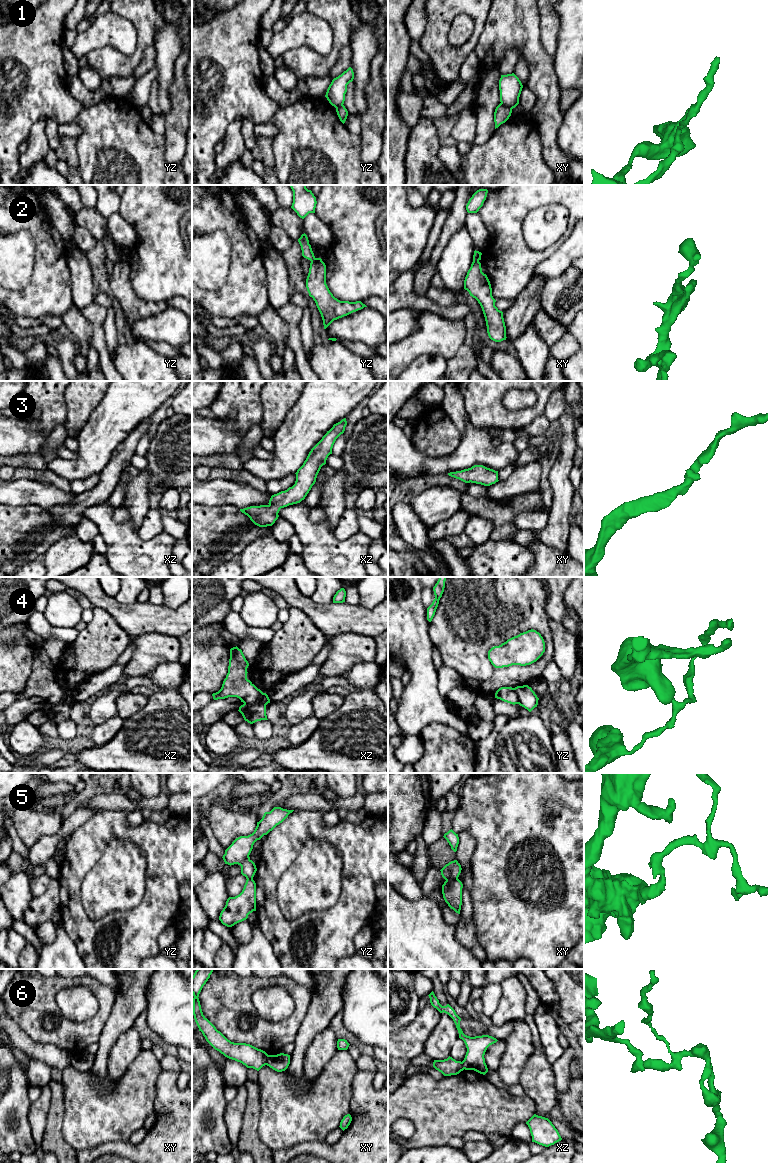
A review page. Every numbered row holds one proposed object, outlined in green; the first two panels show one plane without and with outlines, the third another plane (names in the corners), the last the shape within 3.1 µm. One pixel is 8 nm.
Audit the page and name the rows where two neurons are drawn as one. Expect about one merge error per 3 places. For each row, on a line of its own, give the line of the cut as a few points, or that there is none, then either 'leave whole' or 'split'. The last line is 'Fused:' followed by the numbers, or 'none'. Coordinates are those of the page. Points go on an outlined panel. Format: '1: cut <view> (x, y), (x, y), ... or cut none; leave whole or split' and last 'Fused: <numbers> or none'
1: cut xy (501, 102), (511, 109); split
2: cut xy (473, 259), (478, 261); split
3: cut none; leave whole
4: cut xz (244, 703), (265, 705); split
5: cut xy (457, 878), (446, 881); split
6: cut xy (269, 1055), (265, 1064); split
Fused: 1, 2, 4, 5, 6

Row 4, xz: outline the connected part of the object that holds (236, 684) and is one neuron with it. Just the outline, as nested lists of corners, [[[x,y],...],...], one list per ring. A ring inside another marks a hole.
[[[237,646],[230,649],[228,673],[223,681],[221,689],[213,693],[213,699],[225,699],[237,697],[244,704],[267,705],[270,699],[266,693],[258,689],[247,679],[247,668],[249,666],[243,652]]]

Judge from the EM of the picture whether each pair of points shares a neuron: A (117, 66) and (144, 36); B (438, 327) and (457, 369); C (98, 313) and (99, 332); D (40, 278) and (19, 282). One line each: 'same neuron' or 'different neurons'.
A: same neuron
B: different neurons
C: same neuron
D: different neurons

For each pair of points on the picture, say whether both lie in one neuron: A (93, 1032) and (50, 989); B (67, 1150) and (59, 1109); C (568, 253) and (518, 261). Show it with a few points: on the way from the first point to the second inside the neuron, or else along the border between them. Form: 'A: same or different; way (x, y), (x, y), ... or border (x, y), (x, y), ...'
A: same; way (70, 1033), (44, 1032), (39, 1027), (39, 1012)
B: same; way (57, 1140), (56, 1119)
C: different; border (565, 238), (562, 244), (536, 267), (534, 273)

